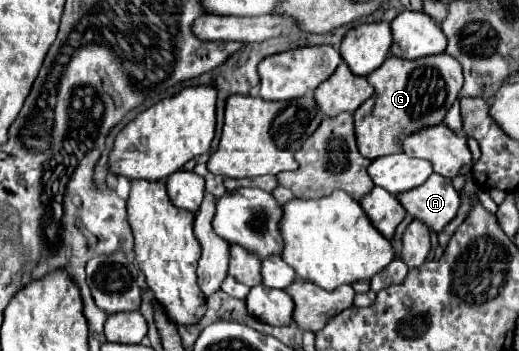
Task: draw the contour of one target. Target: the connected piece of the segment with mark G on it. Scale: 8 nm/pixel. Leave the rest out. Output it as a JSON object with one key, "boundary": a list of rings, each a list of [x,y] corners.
{"boundary":[[[448,54],[424,56],[418,60],[388,56],[386,62],[376,68],[366,80],[374,86],[372,106],[366,104],[370,112],[354,114],[354,130],[360,154],[370,160],[402,152],[402,140],[410,132],[440,124],[452,102],[458,98],[464,82],[458,60]]]}

